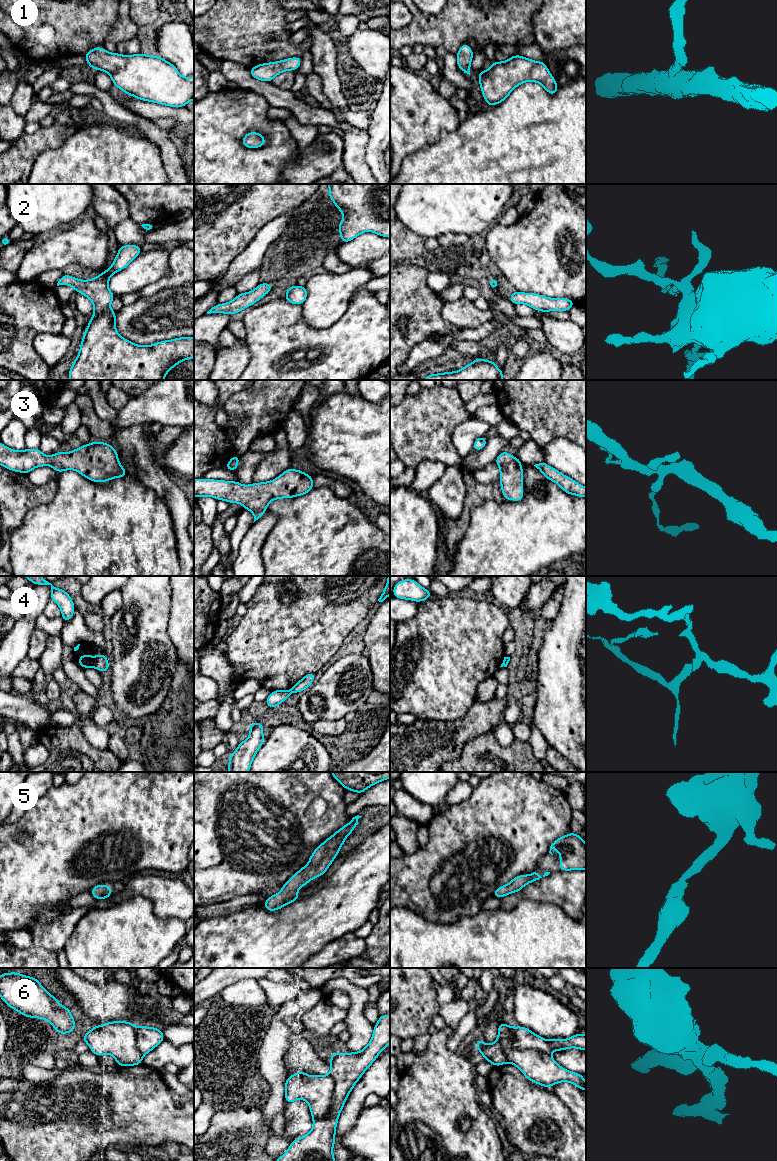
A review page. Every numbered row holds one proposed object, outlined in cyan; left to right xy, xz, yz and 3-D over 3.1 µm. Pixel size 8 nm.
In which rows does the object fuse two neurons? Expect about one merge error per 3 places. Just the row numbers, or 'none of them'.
4, 6

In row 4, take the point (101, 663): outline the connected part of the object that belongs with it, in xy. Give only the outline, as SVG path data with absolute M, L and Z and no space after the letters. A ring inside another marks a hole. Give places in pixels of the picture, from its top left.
M101 653L100 655L97 655L94 658L95 658L94 667L99 672L103 672L103 671L109 672L109 661L107 660L104 653Z

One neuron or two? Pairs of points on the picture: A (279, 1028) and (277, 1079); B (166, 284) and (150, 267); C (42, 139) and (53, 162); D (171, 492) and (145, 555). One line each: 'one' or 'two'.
A: one
B: two
C: two
D: two

